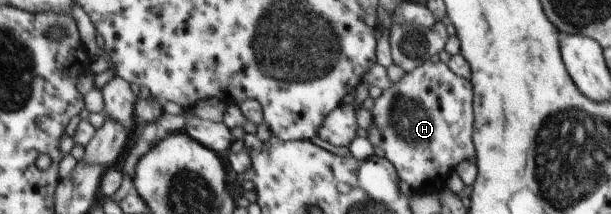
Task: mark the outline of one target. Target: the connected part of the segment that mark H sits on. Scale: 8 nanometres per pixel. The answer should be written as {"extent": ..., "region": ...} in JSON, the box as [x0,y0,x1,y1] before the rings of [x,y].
{"extent":[366,63,476,194],"region":[[[422,63],[418,68],[407,72],[399,82],[393,83],[373,102],[374,108],[370,111],[373,114],[373,125],[366,129],[367,138],[372,146],[384,150],[386,158],[395,166],[400,180],[410,184],[414,194],[440,193],[440,185],[456,172],[462,161],[474,162],[476,151],[472,138],[473,86],[471,80],[454,74],[446,63]]]}

